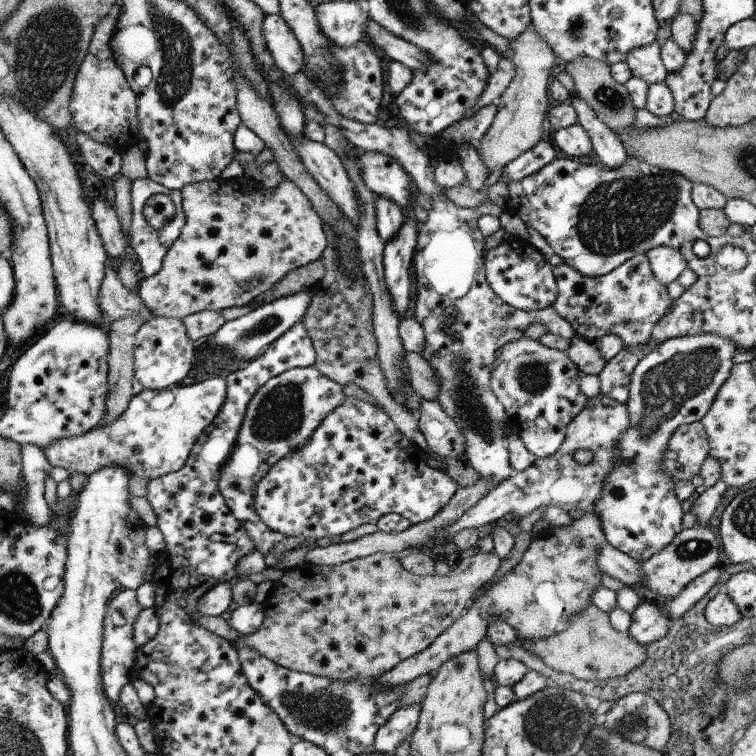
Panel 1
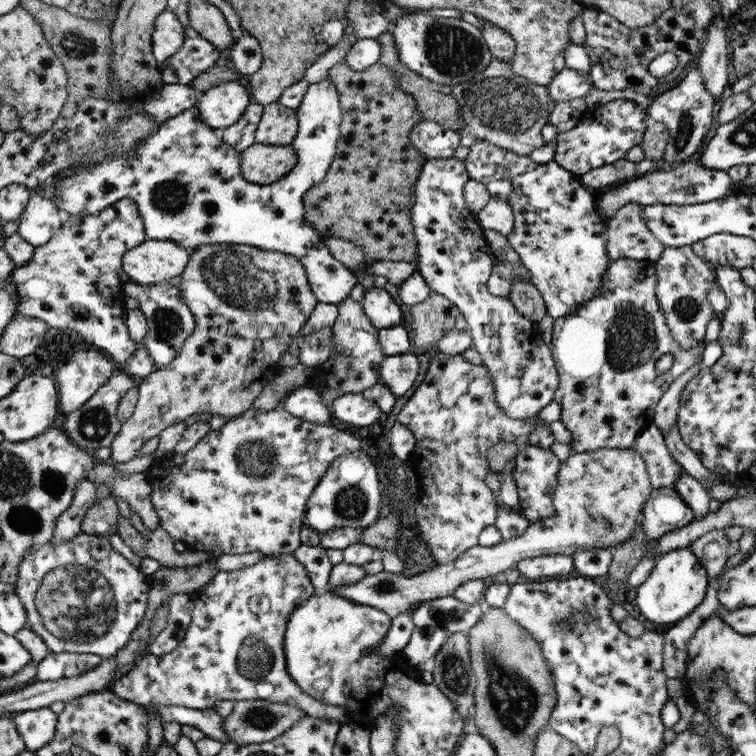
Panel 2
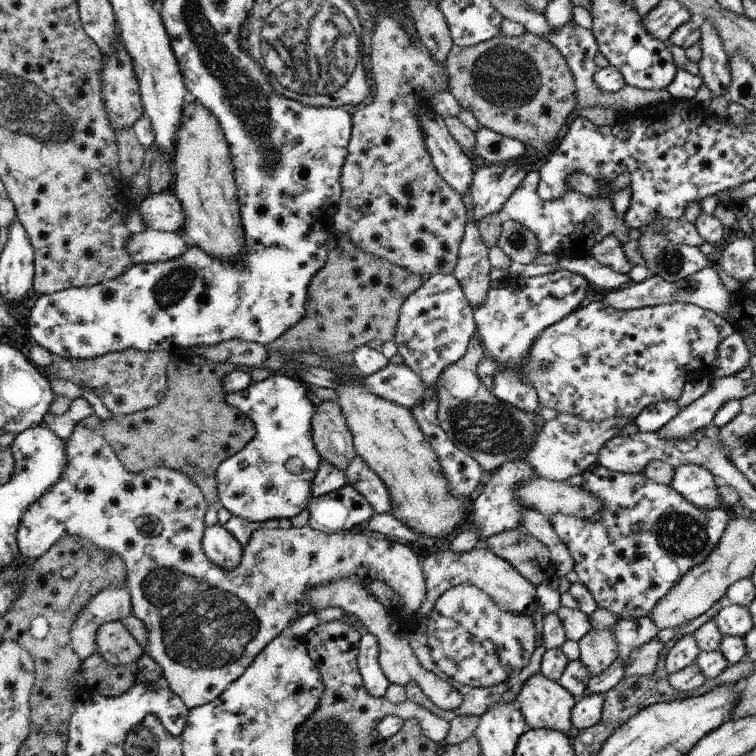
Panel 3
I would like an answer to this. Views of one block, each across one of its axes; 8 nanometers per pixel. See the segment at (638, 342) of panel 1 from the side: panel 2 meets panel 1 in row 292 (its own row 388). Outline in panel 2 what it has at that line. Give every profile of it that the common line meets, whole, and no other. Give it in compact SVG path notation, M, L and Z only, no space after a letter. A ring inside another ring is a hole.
M621 258L612 261L602 273L601 287L591 299L553 322L553 337L548 345L559 374L559 387L553 400L561 406L559 421L572 435L572 452L633 448L636 438L653 424L656 405L667 388L701 361L704 339L700 339L694 348L681 349L666 324L655 293L656 285L655 265L650 260ZM662 354L672 354L674 363L666 373L658 374L655 366Z

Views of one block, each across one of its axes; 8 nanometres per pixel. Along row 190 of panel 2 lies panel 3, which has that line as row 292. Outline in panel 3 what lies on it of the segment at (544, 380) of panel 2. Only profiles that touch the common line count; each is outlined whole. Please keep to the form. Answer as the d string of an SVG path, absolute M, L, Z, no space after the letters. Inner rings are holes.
M436 273L425 278L422 286L402 303L393 341L403 363L418 373L429 389L434 389L442 371L466 354L468 343L476 332L473 308L460 282L453 274Z

